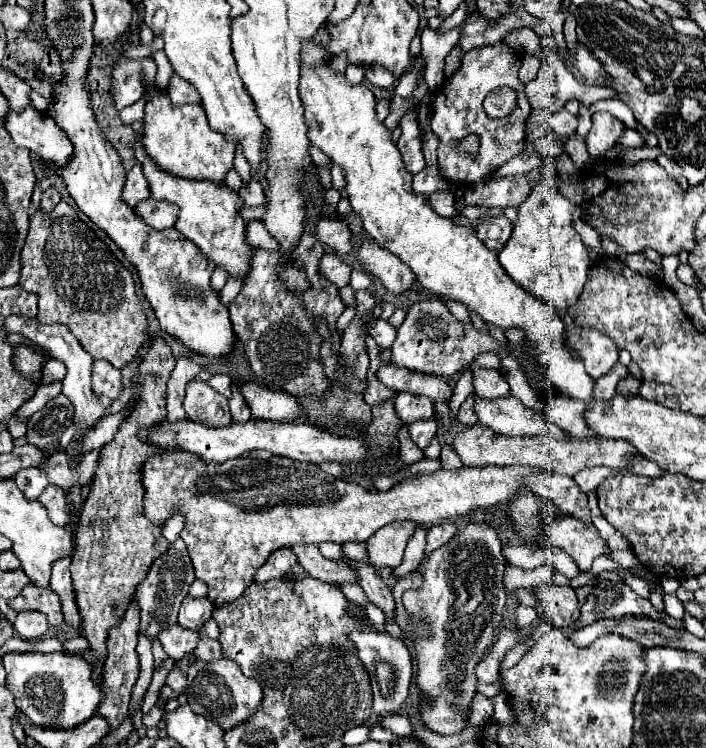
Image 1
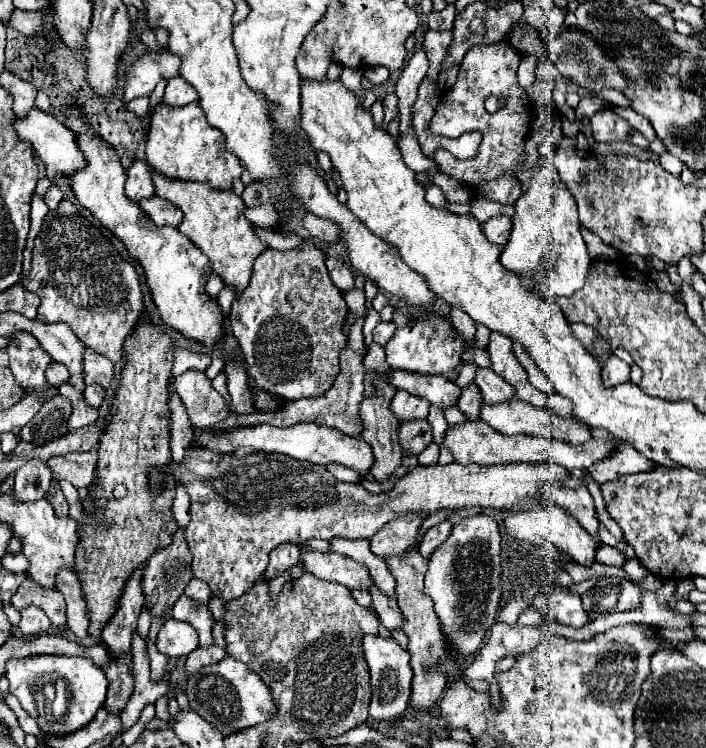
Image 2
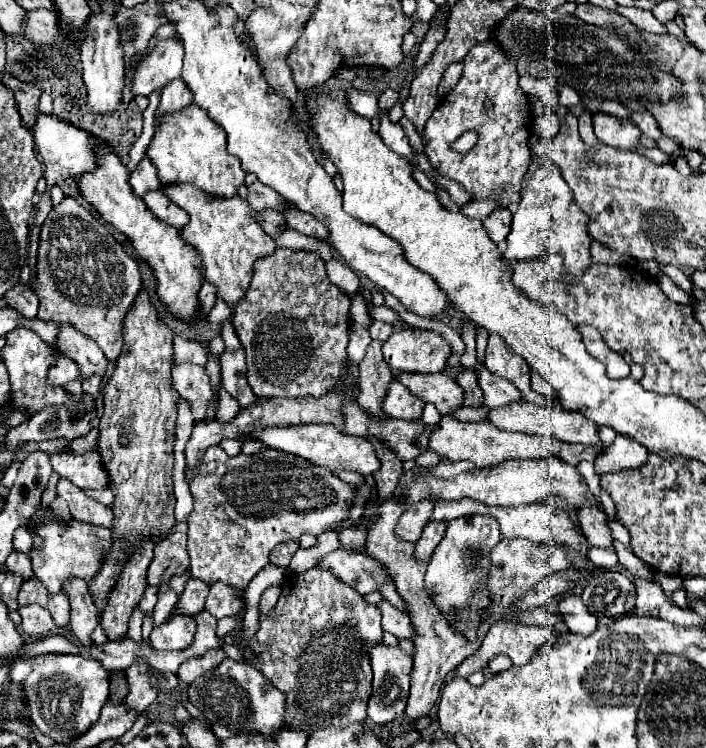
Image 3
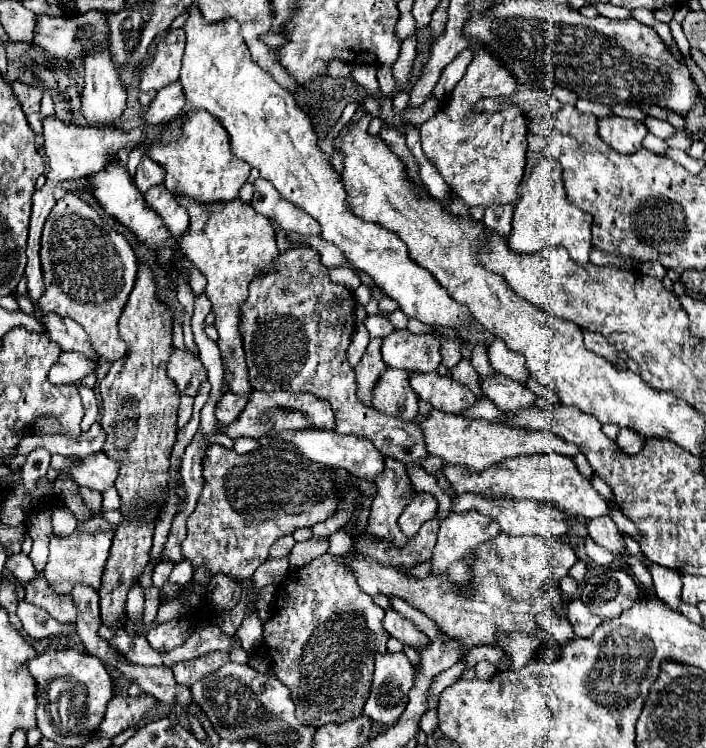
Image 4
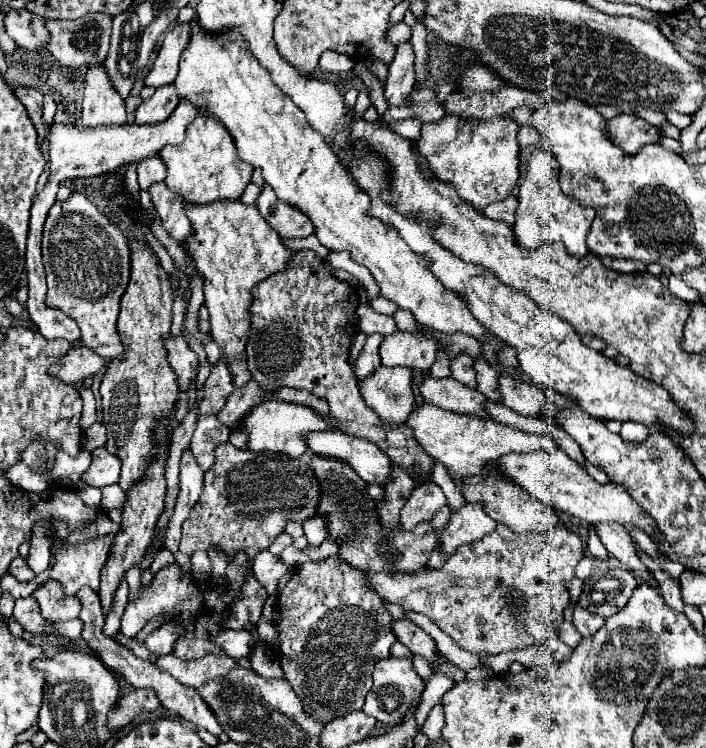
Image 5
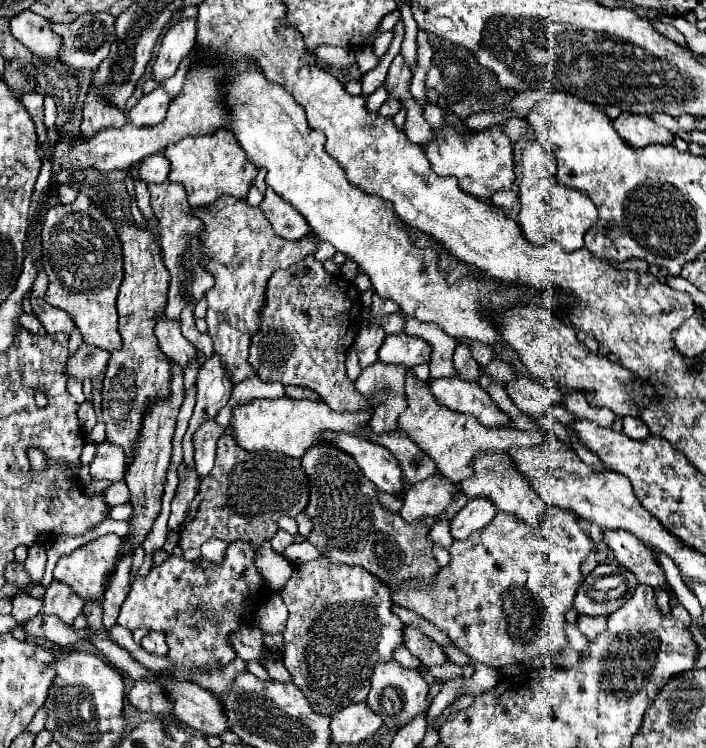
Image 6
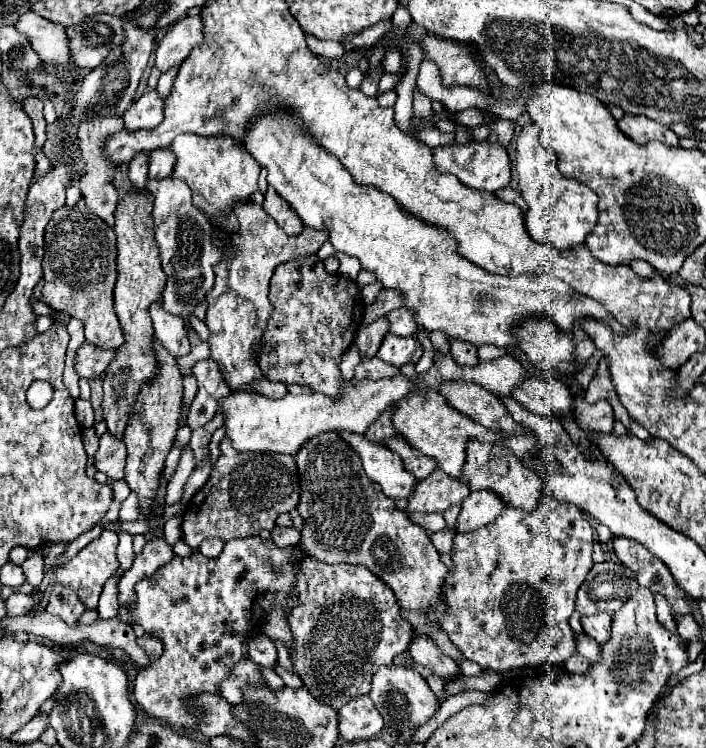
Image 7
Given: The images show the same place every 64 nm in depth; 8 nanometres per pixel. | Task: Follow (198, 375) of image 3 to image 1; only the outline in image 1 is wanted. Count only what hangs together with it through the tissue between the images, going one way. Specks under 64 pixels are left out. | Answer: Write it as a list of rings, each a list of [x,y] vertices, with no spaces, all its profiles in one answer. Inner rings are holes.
[[[192,378],[186,384],[186,396],[184,396],[184,410],[190,420],[210,424],[210,426],[222,426],[230,424],[232,416],[228,410],[228,400],[212,390],[206,382]]]

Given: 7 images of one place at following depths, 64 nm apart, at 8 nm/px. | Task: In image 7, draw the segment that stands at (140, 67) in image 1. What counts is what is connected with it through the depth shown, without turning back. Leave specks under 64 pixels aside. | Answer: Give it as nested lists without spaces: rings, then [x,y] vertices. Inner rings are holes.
[[[184,16],[162,36],[156,50],[156,66],[166,72],[172,66],[180,66],[192,48],[202,44],[202,16]]]

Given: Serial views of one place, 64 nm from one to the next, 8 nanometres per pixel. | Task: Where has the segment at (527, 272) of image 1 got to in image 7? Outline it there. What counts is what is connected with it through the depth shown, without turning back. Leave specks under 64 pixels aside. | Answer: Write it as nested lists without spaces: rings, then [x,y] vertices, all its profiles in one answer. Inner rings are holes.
[[[534,122],[526,124],[516,140],[516,174],[518,174],[518,186],[524,202],[528,204],[528,210],[524,214],[526,228],[530,236],[536,242],[552,244],[556,248],[570,248],[584,244],[586,234],[596,224],[596,204],[598,196],[592,188],[586,184],[566,178],[558,170],[558,160],[554,152],[550,152],[540,140],[538,140],[538,126]]]

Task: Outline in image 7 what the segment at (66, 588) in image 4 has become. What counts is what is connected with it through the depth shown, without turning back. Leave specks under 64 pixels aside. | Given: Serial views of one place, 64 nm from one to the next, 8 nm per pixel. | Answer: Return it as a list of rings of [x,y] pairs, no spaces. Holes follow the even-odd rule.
[[[104,530],[100,538],[92,540],[88,546],[84,546],[68,564],[56,568],[56,580],[62,586],[72,588],[78,598],[84,602],[86,608],[94,610],[98,606],[98,596],[102,592],[102,586],[106,584],[108,578],[112,578],[118,572],[118,558],[116,558],[116,546],[118,546],[118,536],[114,530]]]

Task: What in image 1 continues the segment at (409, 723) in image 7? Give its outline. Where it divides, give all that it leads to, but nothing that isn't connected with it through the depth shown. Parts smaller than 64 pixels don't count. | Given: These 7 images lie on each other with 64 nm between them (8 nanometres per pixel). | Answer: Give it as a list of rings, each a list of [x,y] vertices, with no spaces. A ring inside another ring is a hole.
[[[354,630],[354,634],[350,634],[350,640],[356,644],[358,656],[370,674],[370,684],[372,684],[372,692],[374,692],[372,710],[378,716],[400,712],[408,698],[408,688],[412,682],[412,656],[408,652],[406,644],[386,632],[380,634],[380,632],[372,632],[372,630],[366,630],[366,632]]]

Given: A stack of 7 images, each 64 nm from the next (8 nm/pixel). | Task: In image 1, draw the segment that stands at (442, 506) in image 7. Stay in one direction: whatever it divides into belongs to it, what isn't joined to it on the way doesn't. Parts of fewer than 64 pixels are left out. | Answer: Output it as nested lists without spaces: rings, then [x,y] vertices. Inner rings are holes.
[[[398,520],[380,528],[376,534],[372,534],[368,540],[370,564],[376,568],[382,568],[382,566],[396,568],[402,562],[404,548],[412,538],[414,530],[416,530],[416,522]]]

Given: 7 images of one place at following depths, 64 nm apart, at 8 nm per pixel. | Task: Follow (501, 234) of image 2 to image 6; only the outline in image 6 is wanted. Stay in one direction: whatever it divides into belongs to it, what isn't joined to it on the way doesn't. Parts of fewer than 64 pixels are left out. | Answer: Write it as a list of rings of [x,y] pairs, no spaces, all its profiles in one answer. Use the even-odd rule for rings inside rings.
[[[498,190],[498,192],[490,198],[490,202],[496,204],[496,206],[500,206],[500,208],[506,208],[510,216],[518,216],[518,212],[520,212],[520,208],[522,208],[522,204],[520,204],[520,200],[518,200],[518,194],[512,192],[512,190]]]

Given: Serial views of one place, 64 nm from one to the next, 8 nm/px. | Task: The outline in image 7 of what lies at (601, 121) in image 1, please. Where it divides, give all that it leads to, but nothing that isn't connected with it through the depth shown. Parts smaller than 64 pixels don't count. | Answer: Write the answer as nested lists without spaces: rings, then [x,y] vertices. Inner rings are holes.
[[[626,114],[622,120],[618,120],[618,126],[622,128],[622,132],[628,138],[634,138],[638,144],[646,144],[650,140],[658,140],[662,144],[670,144],[670,146],[680,146],[680,136],[670,130],[664,128],[662,124],[646,118],[646,116],[630,116]]]

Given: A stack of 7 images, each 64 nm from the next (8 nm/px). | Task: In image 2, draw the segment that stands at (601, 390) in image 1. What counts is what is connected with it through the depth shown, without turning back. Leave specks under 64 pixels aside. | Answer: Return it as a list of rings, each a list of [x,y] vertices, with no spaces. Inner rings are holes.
[[[608,354],[608,360],[604,364],[606,366],[602,370],[602,380],[606,386],[614,386],[614,384],[630,380],[630,366],[622,362],[616,354]]]

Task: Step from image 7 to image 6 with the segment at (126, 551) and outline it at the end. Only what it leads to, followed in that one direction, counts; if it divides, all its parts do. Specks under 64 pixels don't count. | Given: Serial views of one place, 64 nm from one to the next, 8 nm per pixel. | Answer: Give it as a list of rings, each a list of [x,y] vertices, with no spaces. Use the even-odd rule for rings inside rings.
[[[124,550],[120,554],[120,564],[114,570],[114,576],[110,578],[110,584],[108,584],[108,588],[104,592],[104,598],[102,598],[102,612],[104,612],[102,622],[104,622],[104,626],[116,624],[120,604],[126,598],[128,588],[130,588],[130,582],[128,582],[130,568],[132,568],[132,552]]]

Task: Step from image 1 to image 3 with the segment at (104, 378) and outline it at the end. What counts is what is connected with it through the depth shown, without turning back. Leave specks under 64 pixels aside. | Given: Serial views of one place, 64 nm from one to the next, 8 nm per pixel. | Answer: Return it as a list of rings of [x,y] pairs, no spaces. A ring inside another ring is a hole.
[[[58,322],[56,326],[58,326],[58,350],[64,356],[70,356],[72,360],[78,360],[78,364],[82,364],[82,378],[92,374],[104,376],[108,360],[104,358],[96,342],[86,334],[82,334],[80,330],[76,330],[72,324]]]

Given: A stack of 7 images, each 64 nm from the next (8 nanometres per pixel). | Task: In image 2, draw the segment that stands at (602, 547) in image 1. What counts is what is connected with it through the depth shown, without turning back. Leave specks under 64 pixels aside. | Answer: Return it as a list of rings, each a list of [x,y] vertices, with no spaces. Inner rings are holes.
[[[544,506],[544,508],[536,508],[536,510],[502,512],[502,524],[506,528],[508,538],[512,538],[512,540],[530,542],[534,546],[552,544],[558,550],[570,554],[582,566],[592,566],[594,564],[594,552],[598,548],[598,542],[578,524],[578,520],[574,520],[572,514],[568,514],[568,510],[564,510],[560,506]]]

